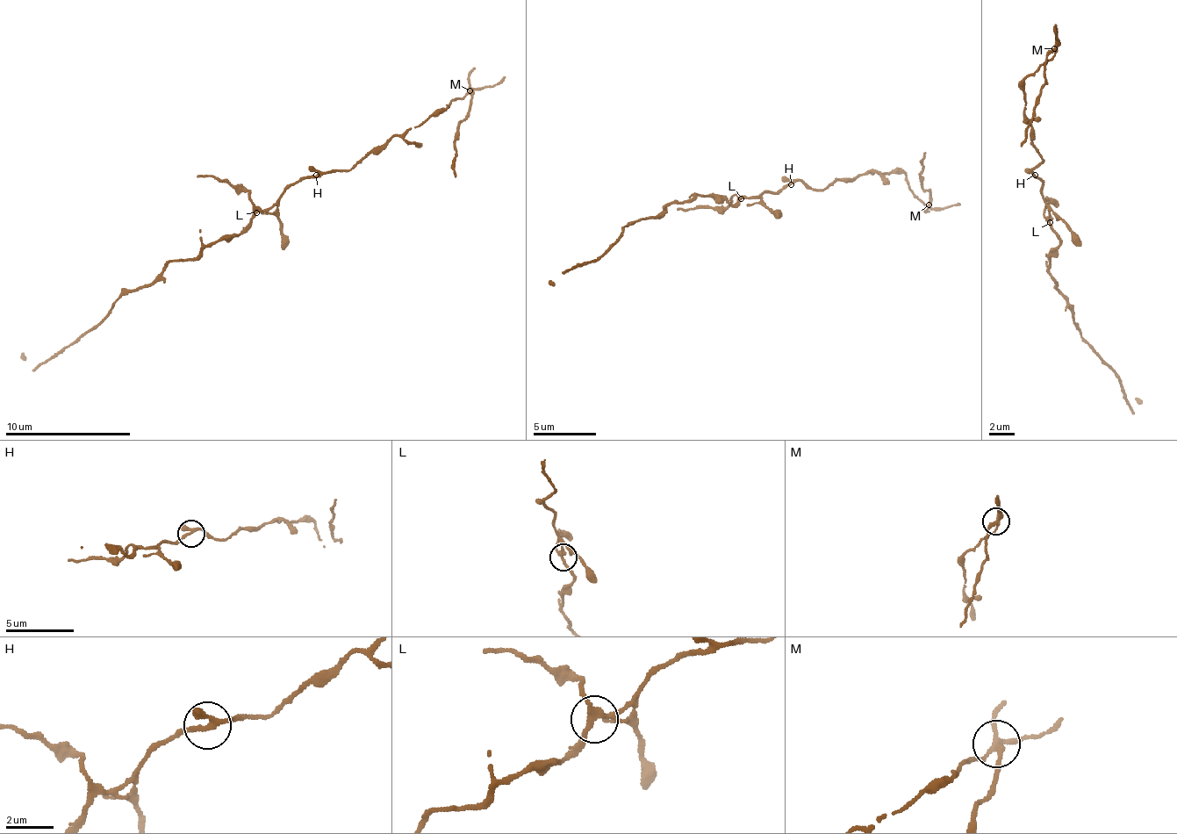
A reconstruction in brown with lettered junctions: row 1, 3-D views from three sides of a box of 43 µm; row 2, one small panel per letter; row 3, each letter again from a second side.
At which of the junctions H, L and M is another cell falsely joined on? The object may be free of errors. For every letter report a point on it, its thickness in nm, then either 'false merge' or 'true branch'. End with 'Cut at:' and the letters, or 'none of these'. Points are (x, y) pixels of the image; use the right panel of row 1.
H: place (1035, 175); calibre 200 nm; true branch
L: place (1050, 222); calibre 200 nm; true branch
M: place (1054, 48); calibre 220 nm; false merge
Cut at: M

